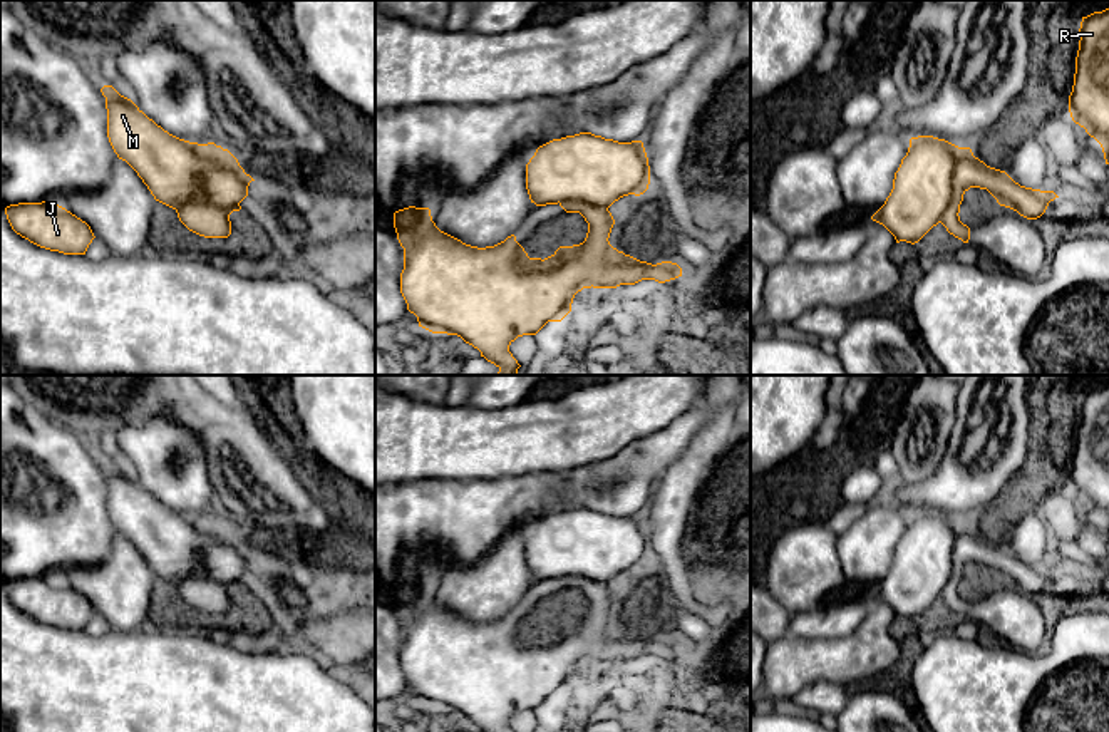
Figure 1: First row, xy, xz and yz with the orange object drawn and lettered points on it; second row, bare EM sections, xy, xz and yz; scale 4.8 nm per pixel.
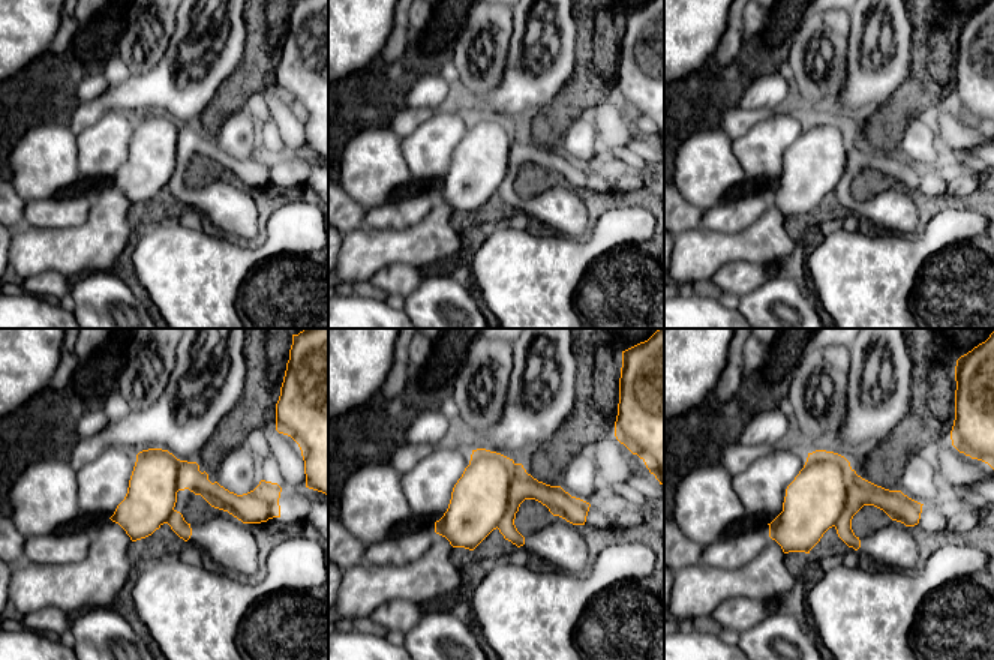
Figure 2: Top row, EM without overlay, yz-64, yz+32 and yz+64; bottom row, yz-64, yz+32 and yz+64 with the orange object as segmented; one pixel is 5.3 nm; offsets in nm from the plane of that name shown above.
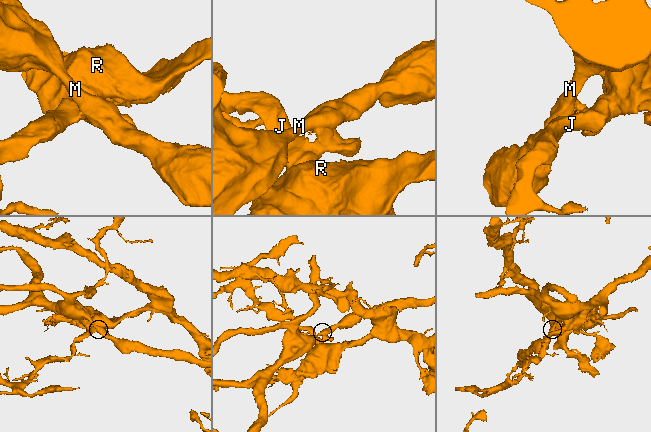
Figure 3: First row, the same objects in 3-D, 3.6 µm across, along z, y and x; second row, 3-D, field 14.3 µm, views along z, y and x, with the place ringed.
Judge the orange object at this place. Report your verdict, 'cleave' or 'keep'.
cleave

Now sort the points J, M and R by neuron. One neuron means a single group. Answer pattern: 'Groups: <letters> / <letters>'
Groups: J R / M

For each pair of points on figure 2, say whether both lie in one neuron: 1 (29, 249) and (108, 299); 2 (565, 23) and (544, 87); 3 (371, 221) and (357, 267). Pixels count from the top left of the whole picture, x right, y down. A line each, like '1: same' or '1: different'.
1: different
2: same
3: different

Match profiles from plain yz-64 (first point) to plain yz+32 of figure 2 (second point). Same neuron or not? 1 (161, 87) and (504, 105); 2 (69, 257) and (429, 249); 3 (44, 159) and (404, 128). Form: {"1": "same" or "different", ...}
{"1": "same", "2": "same", "3": "different"}

